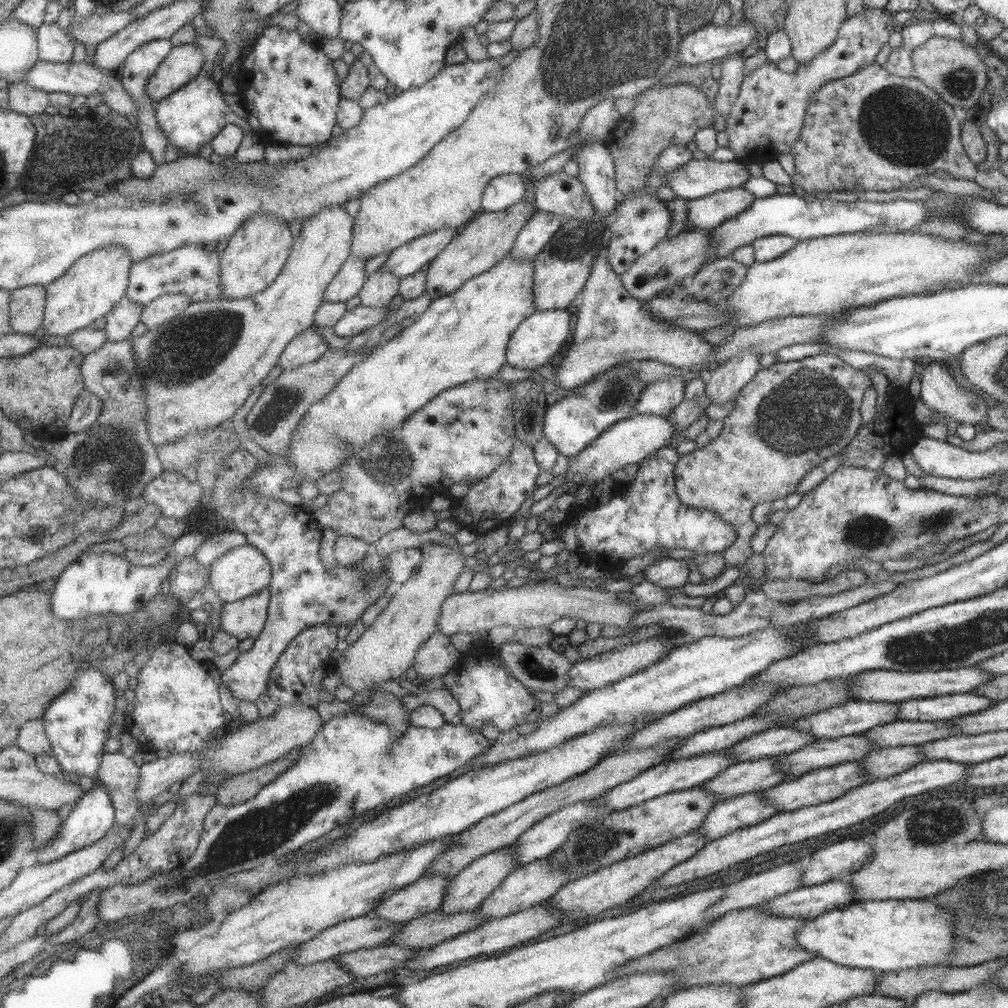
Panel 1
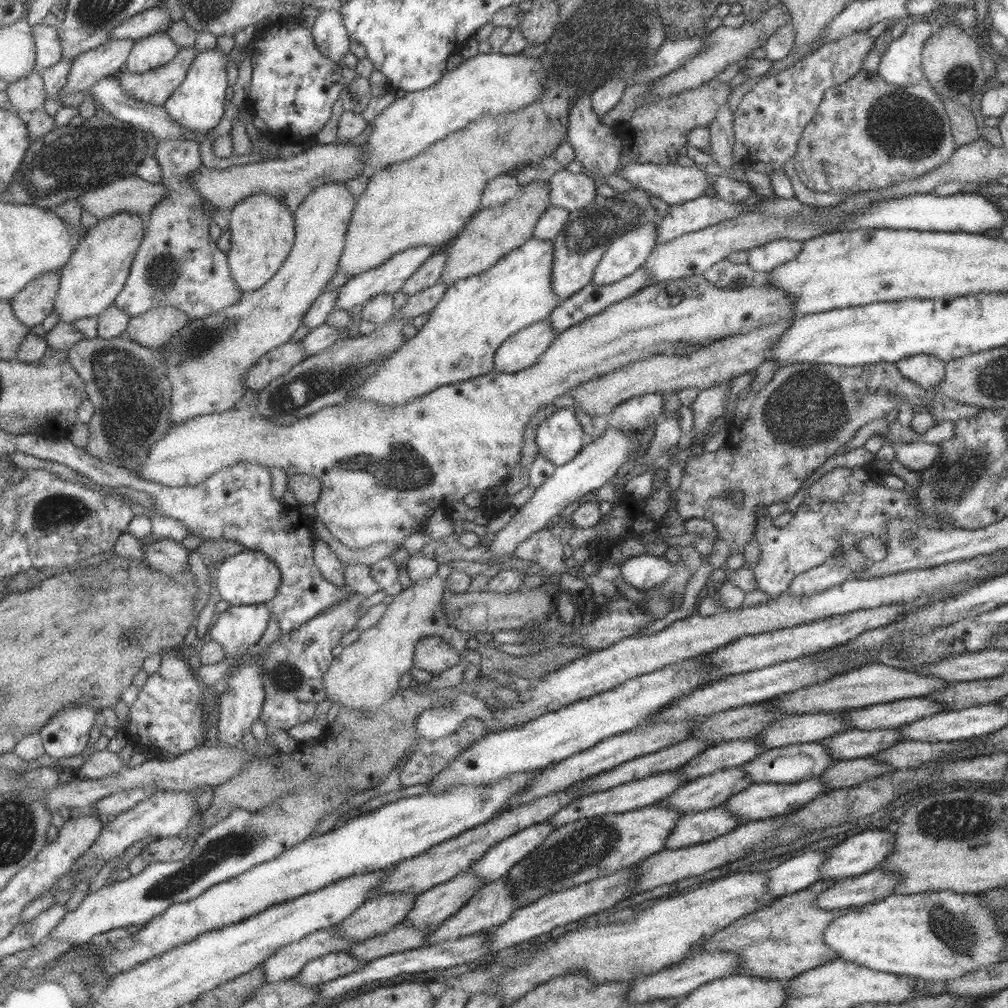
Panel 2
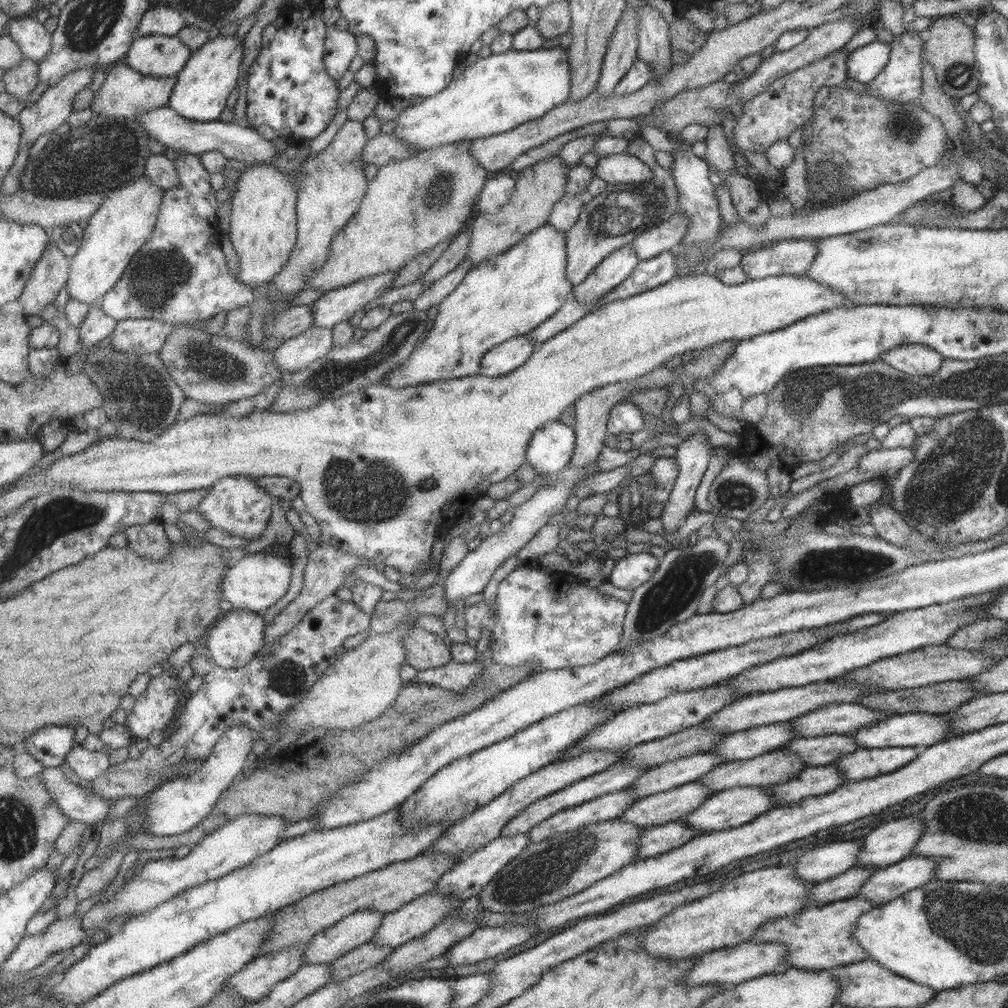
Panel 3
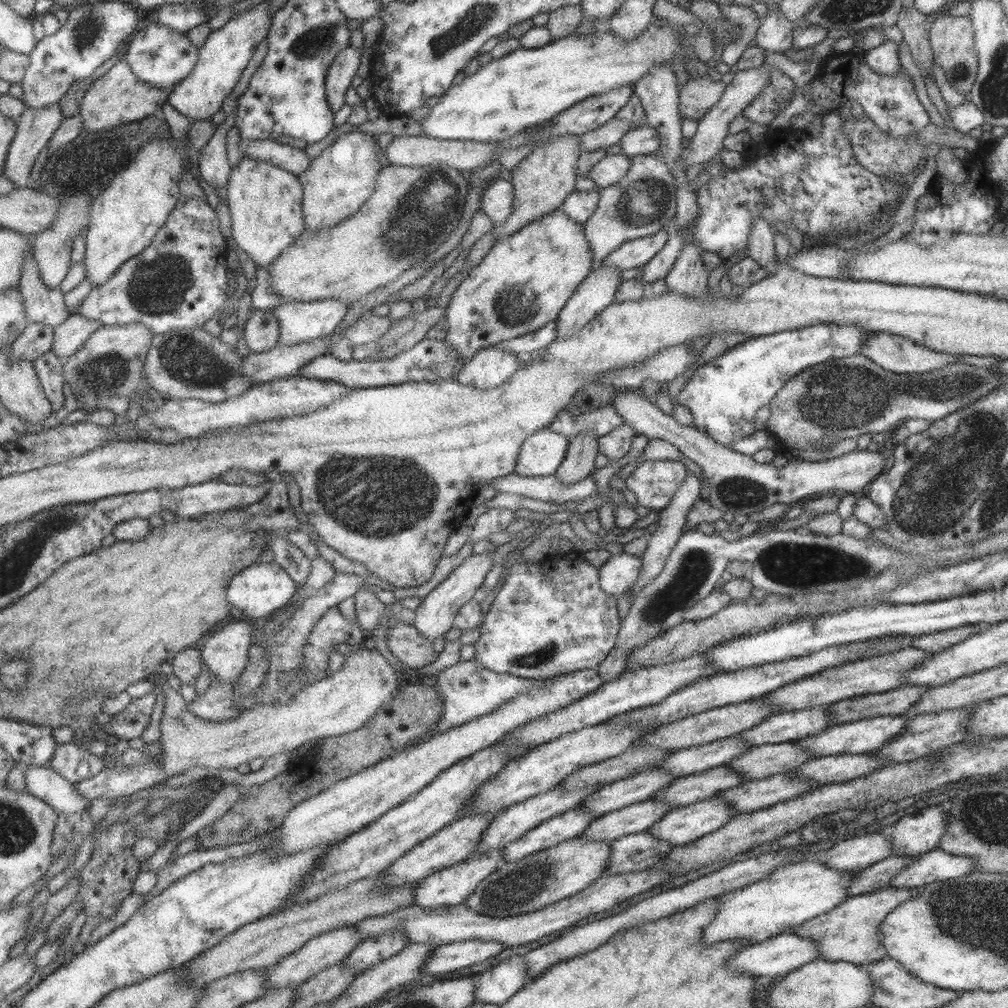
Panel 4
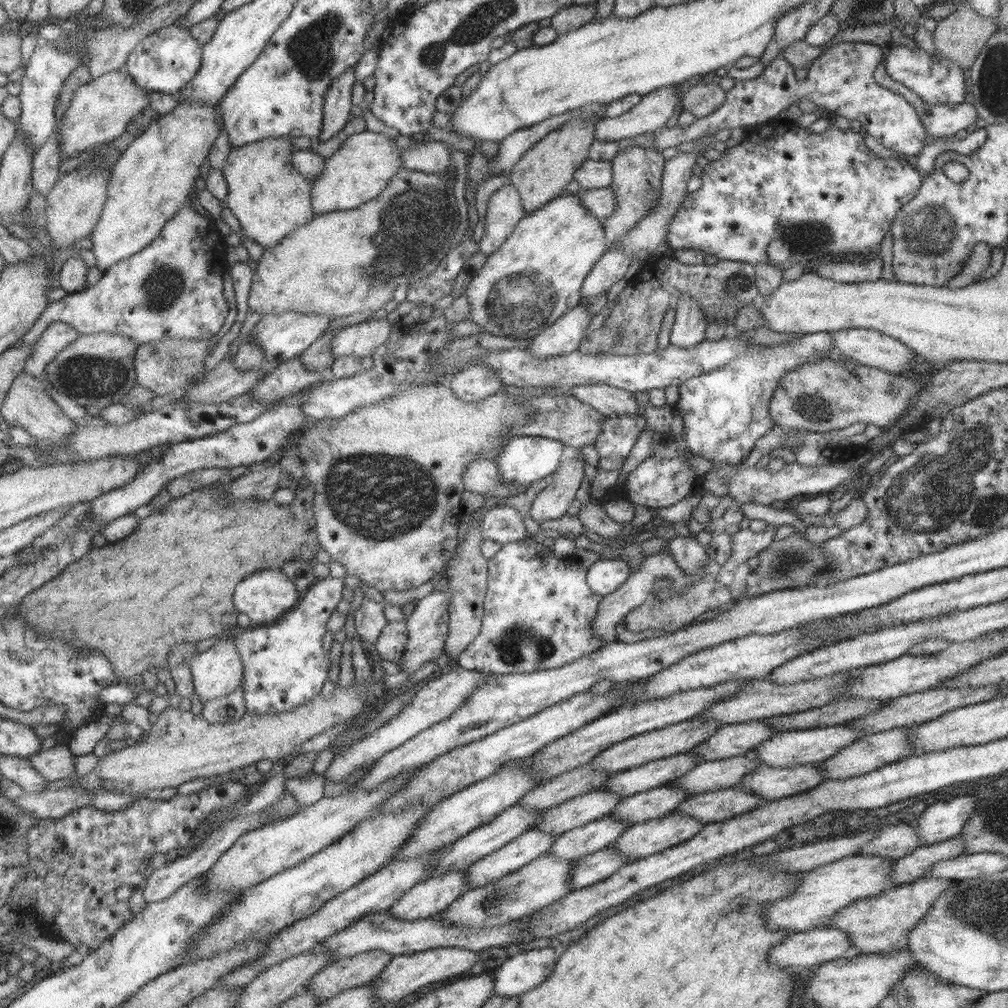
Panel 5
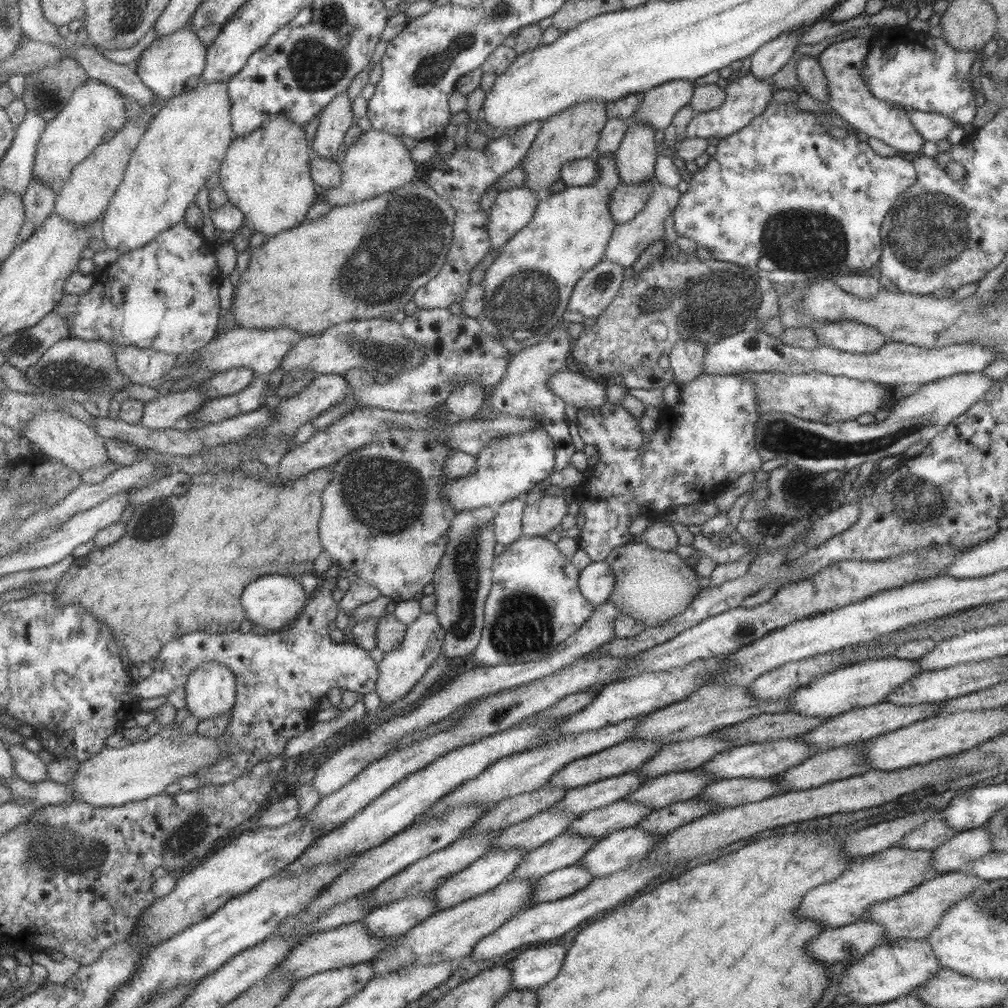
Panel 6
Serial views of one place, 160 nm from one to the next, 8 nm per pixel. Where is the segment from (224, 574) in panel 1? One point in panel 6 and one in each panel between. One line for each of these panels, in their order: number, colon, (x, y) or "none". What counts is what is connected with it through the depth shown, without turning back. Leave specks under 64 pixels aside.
2: (251, 577)
3: (254, 583)
4: (258, 591)
5: (265, 596)
6: (274, 602)

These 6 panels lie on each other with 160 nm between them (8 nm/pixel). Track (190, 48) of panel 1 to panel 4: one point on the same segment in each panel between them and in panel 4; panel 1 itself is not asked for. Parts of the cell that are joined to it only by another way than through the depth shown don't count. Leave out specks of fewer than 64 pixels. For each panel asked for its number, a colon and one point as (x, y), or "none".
2: (157, 86)
3: (126, 93)
4: (119, 97)

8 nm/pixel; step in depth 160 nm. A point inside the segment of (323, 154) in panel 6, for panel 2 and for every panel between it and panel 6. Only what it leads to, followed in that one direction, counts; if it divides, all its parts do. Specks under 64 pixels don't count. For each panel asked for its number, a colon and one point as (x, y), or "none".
2: (329, 32)
3: (340, 47)
4: (342, 69)
5: (335, 110)

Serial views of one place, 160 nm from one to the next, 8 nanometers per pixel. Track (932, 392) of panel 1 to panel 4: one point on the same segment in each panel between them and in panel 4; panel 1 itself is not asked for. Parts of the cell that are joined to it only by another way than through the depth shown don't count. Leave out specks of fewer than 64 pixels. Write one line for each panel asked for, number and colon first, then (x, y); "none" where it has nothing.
2: (926, 371)
3: (912, 359)
4: (892, 353)

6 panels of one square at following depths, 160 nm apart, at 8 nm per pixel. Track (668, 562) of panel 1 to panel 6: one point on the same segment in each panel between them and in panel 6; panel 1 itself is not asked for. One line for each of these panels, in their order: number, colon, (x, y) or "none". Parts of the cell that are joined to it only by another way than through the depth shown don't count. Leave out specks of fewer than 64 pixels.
2: (644, 571)
3: (631, 570)
4: (620, 570)
5: (603, 576)
6: (595, 581)

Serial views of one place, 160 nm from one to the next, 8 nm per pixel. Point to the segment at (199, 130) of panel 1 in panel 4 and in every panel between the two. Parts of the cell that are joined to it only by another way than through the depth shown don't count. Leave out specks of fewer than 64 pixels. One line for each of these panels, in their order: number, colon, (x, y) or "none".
2: (199, 103)
3: (204, 86)
4: (227, 52)

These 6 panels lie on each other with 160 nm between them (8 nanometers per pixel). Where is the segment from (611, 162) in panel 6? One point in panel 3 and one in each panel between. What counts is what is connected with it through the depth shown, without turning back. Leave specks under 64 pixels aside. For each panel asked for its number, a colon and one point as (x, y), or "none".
3: (509, 293)
4: (521, 284)
5: (522, 287)

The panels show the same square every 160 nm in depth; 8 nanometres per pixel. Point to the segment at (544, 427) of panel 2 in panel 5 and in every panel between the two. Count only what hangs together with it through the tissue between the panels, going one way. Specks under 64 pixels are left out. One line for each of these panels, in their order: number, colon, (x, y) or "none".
3: (550, 448)
4: (540, 454)
5: (521, 460)

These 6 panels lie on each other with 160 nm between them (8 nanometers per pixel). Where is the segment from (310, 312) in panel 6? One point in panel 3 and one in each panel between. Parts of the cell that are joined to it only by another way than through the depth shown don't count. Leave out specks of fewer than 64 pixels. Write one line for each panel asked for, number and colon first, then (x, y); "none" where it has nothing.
3: (410, 205)
4: (412, 211)
5: (344, 262)

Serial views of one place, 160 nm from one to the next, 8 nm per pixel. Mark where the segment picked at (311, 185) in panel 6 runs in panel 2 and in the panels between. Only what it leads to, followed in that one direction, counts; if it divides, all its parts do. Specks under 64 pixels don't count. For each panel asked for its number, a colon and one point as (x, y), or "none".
2: (262, 228)
3: (263, 232)
4: (265, 201)
5: (271, 198)

